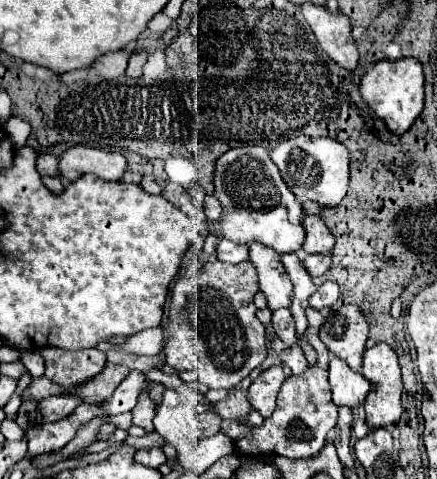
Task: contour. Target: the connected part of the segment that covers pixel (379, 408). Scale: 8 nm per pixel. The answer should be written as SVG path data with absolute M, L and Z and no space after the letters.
M378 343L372 349L366 349L364 353L364 365L362 365L362 375L370 381L370 391L364 399L364 411L366 411L366 421L370 429L380 429L388 427L392 423L400 421L402 415L402 405L400 405L400 395L402 395L402 379L400 379L400 367L398 367L398 357L392 351L390 345Z

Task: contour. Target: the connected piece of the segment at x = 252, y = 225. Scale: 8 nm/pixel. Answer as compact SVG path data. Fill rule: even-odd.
M242 145L222 153L214 167L214 197L222 203L222 221L210 223L220 239L236 243L262 243L278 253L302 249L302 205L286 187L278 167L272 163L268 151L258 145Z

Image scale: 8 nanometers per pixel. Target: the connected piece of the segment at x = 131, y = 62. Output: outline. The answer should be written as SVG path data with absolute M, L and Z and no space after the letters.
M134 51L134 53L130 55L130 59L128 59L128 69L126 69L126 73L128 73L130 77L140 77L140 75L142 75L142 67L144 67L144 63L148 61L148 57L150 57L148 51Z

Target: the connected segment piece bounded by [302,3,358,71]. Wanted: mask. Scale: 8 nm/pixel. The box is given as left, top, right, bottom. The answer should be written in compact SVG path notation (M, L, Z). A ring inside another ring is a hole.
M304 3L304 19L312 27L320 47L340 67L354 71L358 65L358 49L350 33L350 21L342 13L330 13L322 5Z

